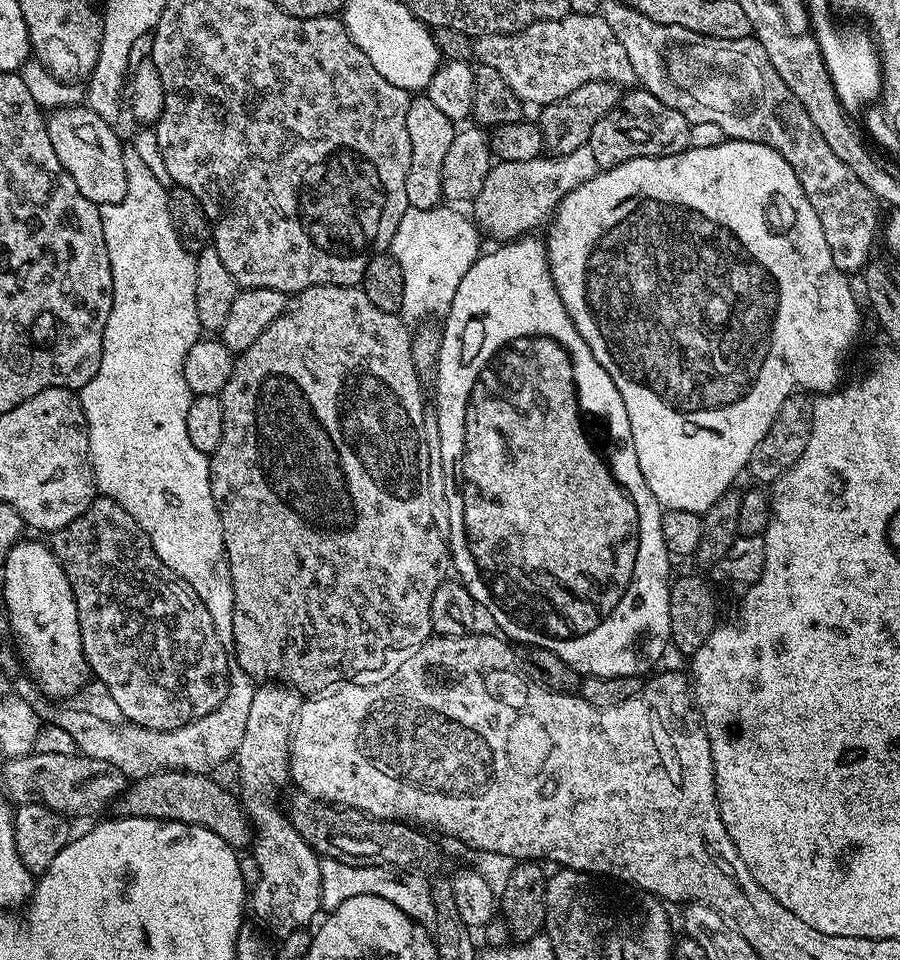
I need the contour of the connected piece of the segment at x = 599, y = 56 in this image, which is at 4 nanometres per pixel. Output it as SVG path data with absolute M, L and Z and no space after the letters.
M573 12L569 15L558 18L557 20L539 20L534 22L530 26L526 26L520 32L507 33L499 32L498 34L482 34L481 36L475 37L471 41L472 52L476 55L474 58L476 64L485 64L490 66L493 70L498 70L498 74L506 82L506 86L510 86L510 90L514 90L514 94L520 99L525 105L531 106L543 106L546 104L553 104L555 100L561 100L566 98L566 94L570 94L574 90L578 90L582 86L586 86L586 82L610 82L611 84L618 84L621 86L632 86L637 83L636 74L634 72L634 66L630 66L630 58L626 55L626 50L622 46L622 42L618 42L618 38L614 38L614 30L610 30L610 26L604 20L603 15L597 14L591 16L590 14L578 14Z

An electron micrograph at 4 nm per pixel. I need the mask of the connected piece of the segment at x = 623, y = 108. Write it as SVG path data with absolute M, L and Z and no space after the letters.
M636 90L625 91L621 95L620 101L614 106L614 110L610 110L610 114L606 114L606 118L598 118L598 126L594 126L594 130L590 130L590 138L586 146L590 150L594 150L594 159L598 161L601 170L617 168L619 164L625 164L626 161L634 158L673 156L689 147L690 122L687 118L678 114L678 110L666 106L666 102L654 98L654 94L643 90L632 91Z

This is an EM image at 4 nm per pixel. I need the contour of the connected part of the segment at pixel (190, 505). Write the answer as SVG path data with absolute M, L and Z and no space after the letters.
M125 147L124 161L126 198L117 204L99 205L102 234L106 238L112 271L112 309L110 318L106 318L102 338L102 362L98 374L94 374L94 378L90 378L78 392L88 423L92 479L95 491L120 503L122 510L126 510L126 514L130 514L148 535L158 558L162 558L162 562L181 576L198 598L202 598L206 610L210 610L222 646L231 649L234 590L232 577L228 574L222 522L218 506L214 506L209 457L194 450L194 442L190 442L190 434L186 434L186 410L190 410L193 397L190 386L186 386L186 354L190 354L190 346L202 336L196 301L198 265L170 218L168 188L154 178L154 173L147 168L146 162L142 162L135 148Z

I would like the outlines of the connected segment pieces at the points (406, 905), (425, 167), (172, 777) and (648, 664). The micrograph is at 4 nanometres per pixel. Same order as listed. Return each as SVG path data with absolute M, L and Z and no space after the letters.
M327 858L321 859L320 869L322 870L321 909L331 910L342 906L346 898L358 898L358 894L374 894L378 898L386 898L386 902L394 902L398 910L405 912L412 920L418 921L423 928L431 929L434 924L434 902L429 881L411 871L397 870L379 864L343 864Z
M416 94L408 102L406 130L410 133L410 170L406 174L408 206L418 210L441 207L444 200L442 162L446 162L450 142L454 142L458 131L457 125L434 106L427 94Z
M159 771L152 772L149 776L140 779L133 779L122 795L116 799L114 808L120 812L121 817L133 816L134 818L146 818L147 820L177 820L183 824L200 824L208 828L218 838L226 841L231 848L243 850L251 845L254 840L254 829L251 820L248 819L248 812L235 791L227 792L216 780L211 780L211 775L203 772L186 771Z
M525 234L501 243L497 252L485 251L480 255L474 266L466 270L466 278L462 278L454 294L454 302L442 320L440 357L434 373L434 432L440 435L438 447L442 454L450 506L450 530L446 533L450 564L464 589L483 611L484 608L488 611L489 618L501 628L499 631L509 641L517 640L520 646L550 650L584 676L643 677L644 672L651 673L657 667L655 664L663 658L664 651L669 651L672 638L668 576L670 554L666 550L666 542L662 542L662 509L650 486L646 486L646 478L642 478L642 466L638 466L638 454L634 450L634 434L630 434L626 402L622 402L622 394L618 394L614 378L602 370L602 362L598 362L590 346L586 346L586 338L578 334L552 281L545 241L535 240L534 237Z

